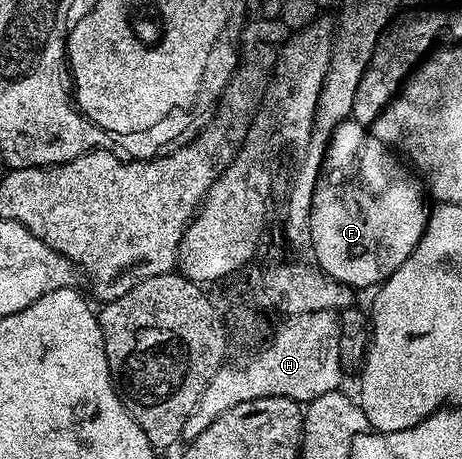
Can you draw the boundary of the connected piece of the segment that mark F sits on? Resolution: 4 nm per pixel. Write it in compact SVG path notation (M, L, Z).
M347 121L334 130L326 147L326 157L322 160L322 173L318 176L316 193L312 197L309 250L314 251L313 262L325 275L355 289L374 289L382 284L393 271L404 265L426 232L428 206L423 184L417 178L409 179L394 171L398 167L394 158L395 152L370 134L361 123Z

